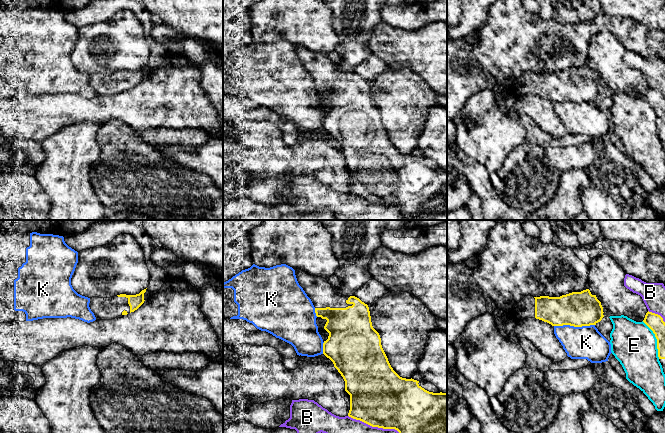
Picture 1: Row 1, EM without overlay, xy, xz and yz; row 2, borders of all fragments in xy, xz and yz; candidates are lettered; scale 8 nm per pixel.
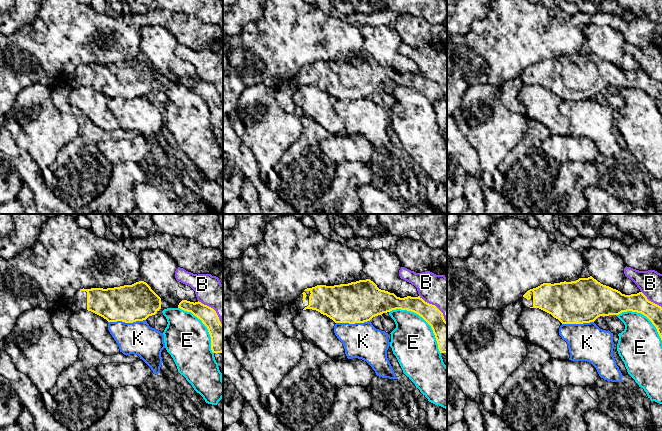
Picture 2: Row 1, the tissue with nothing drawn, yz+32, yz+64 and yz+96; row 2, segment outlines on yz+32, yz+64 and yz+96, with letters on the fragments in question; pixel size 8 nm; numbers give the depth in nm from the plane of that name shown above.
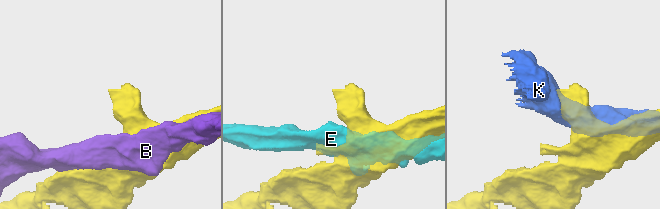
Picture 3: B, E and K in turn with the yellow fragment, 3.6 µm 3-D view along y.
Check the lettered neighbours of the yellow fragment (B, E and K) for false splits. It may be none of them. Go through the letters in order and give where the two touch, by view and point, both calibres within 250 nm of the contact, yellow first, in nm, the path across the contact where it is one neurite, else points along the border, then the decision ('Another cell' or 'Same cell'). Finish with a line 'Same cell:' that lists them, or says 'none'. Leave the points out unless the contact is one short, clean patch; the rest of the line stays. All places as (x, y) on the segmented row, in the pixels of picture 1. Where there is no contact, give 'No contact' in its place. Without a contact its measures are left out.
B: Touches yellow at xz (374, 426). Thickness 480 nm (yellow) against 130 nm. Another cell
E: Touches yellow at yz (657, 340). Thickness 130 nm (yellow) against 360 nm. Another cell
K: Touches yellow at yz (574, 326). Thickness 280 nm (yellow) against 260 nm. Another cell
Same cell: none

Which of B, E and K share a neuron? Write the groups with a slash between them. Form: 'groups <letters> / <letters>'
groups B / E / K

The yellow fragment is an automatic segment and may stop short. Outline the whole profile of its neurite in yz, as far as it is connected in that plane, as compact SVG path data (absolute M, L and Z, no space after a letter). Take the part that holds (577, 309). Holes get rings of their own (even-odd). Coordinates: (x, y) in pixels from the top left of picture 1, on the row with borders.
M589 289L560 297L525 296L512 311L518 321L536 318L552 326L574 327L596 325L603 313L601 302Z

